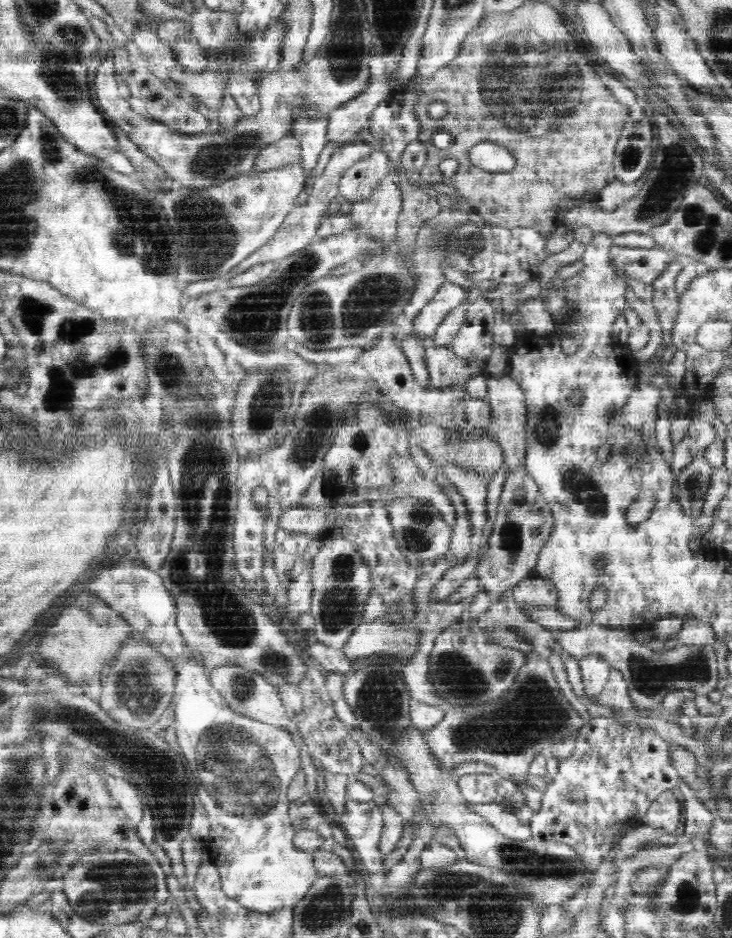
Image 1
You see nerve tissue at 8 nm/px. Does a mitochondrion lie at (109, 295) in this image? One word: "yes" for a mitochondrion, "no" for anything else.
no

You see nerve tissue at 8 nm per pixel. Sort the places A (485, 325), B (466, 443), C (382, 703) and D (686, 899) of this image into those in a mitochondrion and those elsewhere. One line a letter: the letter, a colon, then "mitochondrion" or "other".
A: other
B: other
C: mitochondrion
D: mitochondrion

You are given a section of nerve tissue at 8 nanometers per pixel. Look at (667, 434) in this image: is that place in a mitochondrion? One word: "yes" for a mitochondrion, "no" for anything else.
no

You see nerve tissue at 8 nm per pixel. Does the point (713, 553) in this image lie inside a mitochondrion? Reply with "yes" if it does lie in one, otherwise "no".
no

